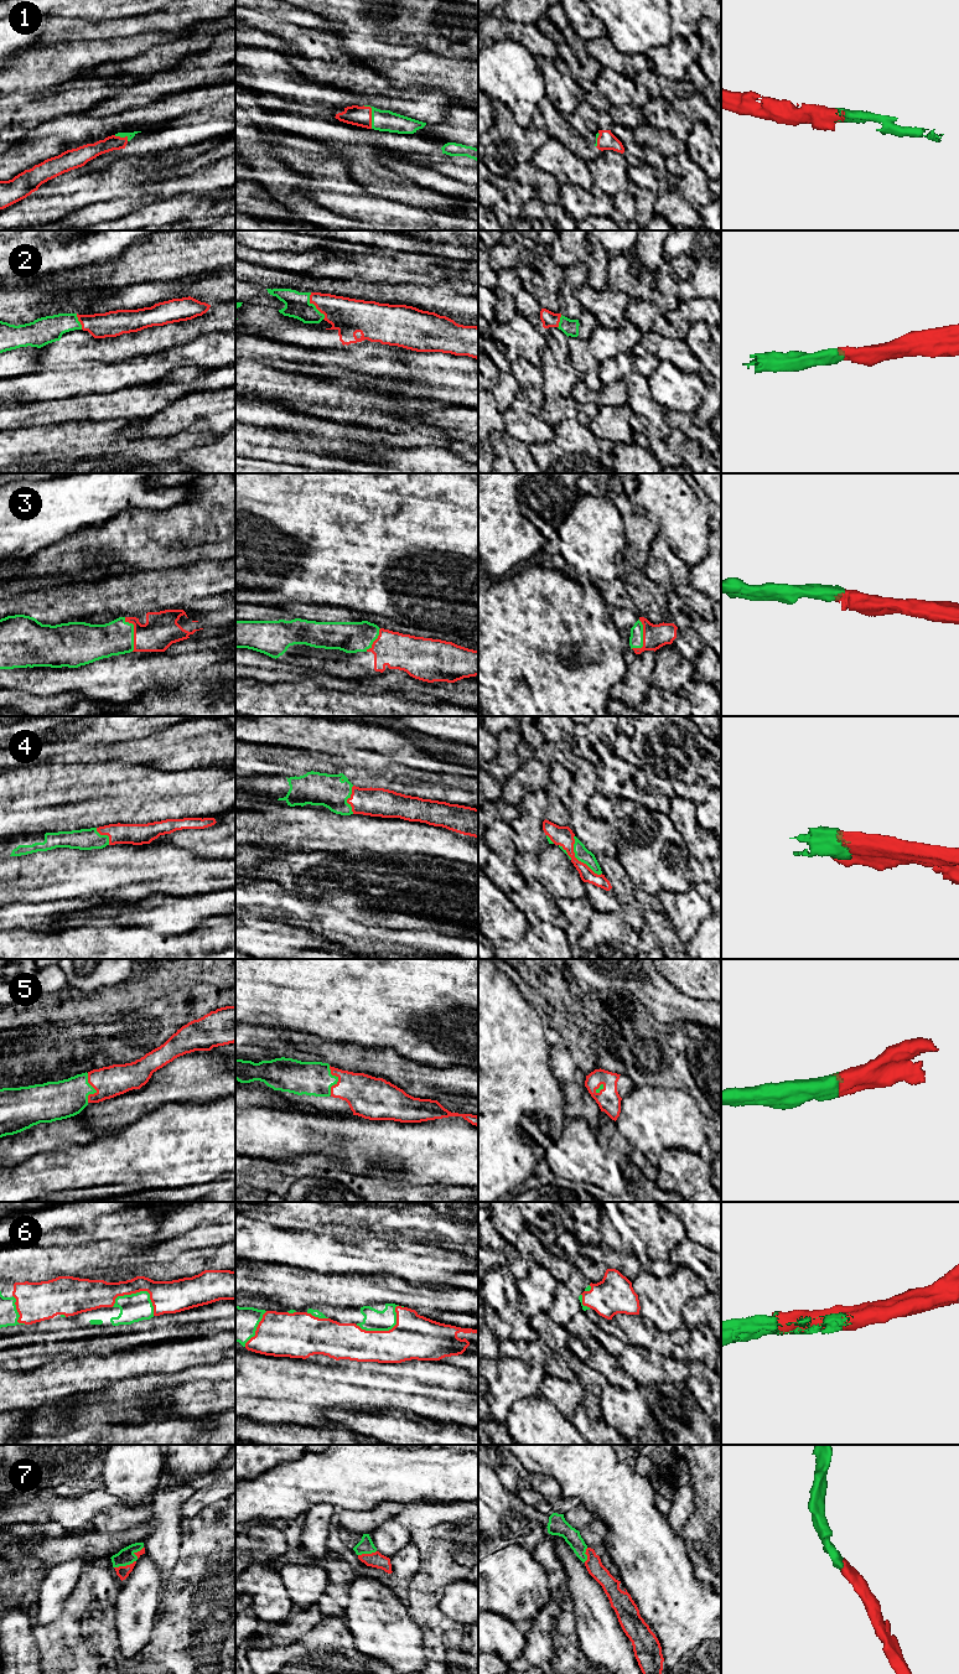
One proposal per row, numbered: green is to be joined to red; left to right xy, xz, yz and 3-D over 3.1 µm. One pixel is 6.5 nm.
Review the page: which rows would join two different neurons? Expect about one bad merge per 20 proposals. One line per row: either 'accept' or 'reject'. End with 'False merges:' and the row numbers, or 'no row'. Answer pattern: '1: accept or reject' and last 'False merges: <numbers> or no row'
1: accept
2: accept
3: accept
4: accept
5: accept
6: accept
7: accept
False merges: no row

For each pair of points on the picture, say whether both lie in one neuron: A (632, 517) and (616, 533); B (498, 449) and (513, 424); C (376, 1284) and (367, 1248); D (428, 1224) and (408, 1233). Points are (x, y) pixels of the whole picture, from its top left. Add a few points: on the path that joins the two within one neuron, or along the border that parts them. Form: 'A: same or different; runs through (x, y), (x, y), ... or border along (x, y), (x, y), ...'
A: different; border along (610, 499), (621, 516), (627, 549)
B: different; border along (504, 431), (528, 445)
C: different; border along (343, 1273), (390, 1273), (402, 1279)
D: same; runs through (423, 1224), (416, 1224), (413, 1228)

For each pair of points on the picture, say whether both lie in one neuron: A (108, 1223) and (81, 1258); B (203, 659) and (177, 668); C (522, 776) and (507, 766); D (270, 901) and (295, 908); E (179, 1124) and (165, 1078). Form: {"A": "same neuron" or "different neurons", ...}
{"A": "different neurons", "B": "same neuron", "C": "different neurons", "D": "same neuron", "E": "different neurons"}

